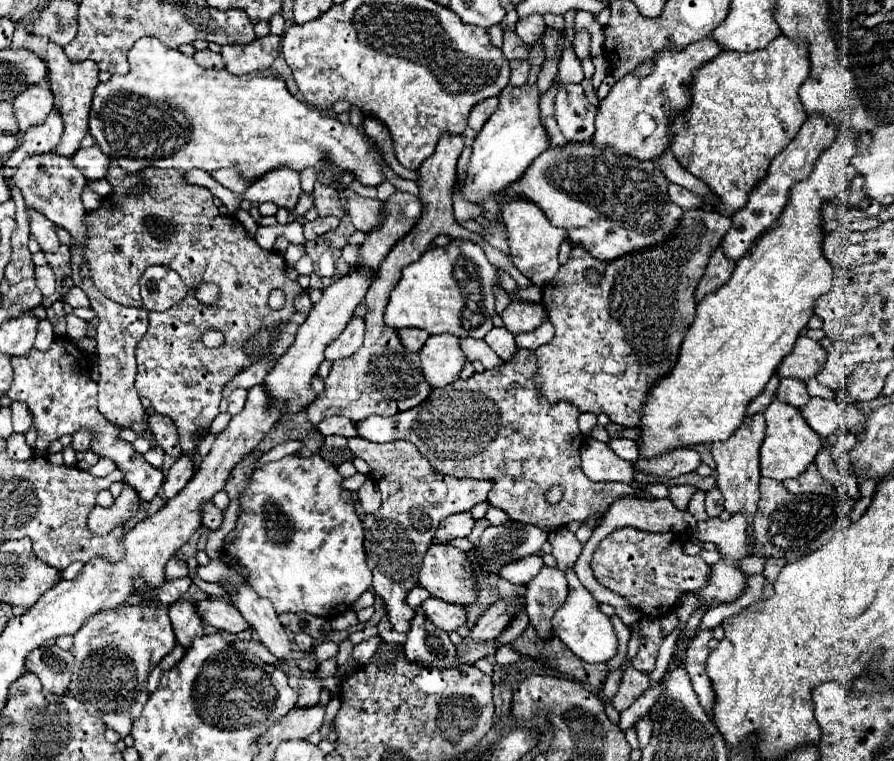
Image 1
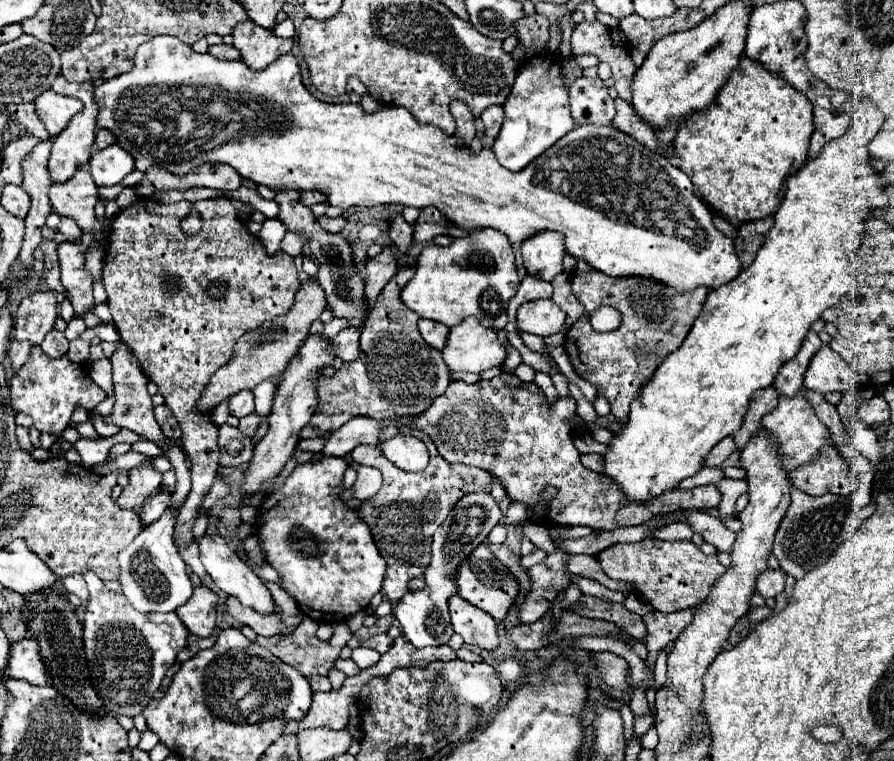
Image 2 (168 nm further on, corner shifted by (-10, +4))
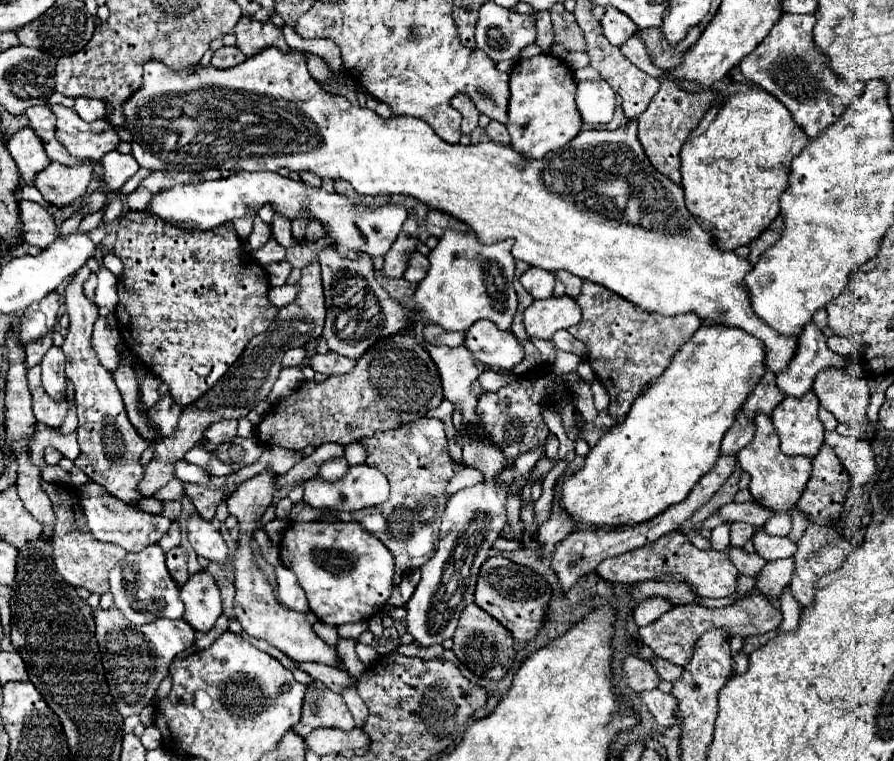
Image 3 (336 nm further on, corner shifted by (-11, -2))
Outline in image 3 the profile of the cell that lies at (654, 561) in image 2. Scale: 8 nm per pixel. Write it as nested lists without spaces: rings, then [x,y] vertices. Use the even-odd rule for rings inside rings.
[[[682,531],[666,533],[658,541],[644,545],[642,549],[632,549],[616,557],[608,557],[598,565],[598,575],[610,583],[634,583],[634,581],[654,581],[672,577],[674,581],[686,581],[694,585],[694,591],[702,597],[728,597],[736,591],[738,569],[730,561],[726,551],[702,551],[694,547]]]

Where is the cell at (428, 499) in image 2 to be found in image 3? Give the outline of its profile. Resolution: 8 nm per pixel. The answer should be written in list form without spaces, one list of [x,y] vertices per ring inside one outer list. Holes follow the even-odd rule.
[[[422,417],[398,431],[378,431],[362,441],[368,451],[366,465],[382,471],[390,483],[390,499],[378,507],[362,509],[354,513],[366,531],[378,537],[394,555],[396,573],[394,585],[400,585],[404,571],[420,569],[438,545],[438,521],[446,507],[446,483],[462,469],[452,463],[446,449],[444,423],[440,419]]]

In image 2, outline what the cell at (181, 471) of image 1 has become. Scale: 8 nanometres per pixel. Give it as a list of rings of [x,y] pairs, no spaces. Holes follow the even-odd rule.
[[[167,507],[167,511],[161,515],[161,519],[157,519],[157,523],[143,527],[143,531],[133,539],[133,543],[119,553],[119,583],[125,597],[137,611],[175,611],[193,595],[193,583],[187,575],[187,565],[181,559],[173,541],[177,513],[179,507]]]

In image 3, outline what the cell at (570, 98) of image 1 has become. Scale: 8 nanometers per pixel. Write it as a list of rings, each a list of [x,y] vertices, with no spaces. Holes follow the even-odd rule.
[[[582,81],[576,91],[578,111],[588,125],[608,123],[614,115],[614,89],[604,81]]]

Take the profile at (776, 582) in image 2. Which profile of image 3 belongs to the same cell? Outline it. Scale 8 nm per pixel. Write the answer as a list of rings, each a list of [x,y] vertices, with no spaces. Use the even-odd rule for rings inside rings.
[[[776,559],[770,561],[762,573],[756,577],[756,587],[768,597],[780,597],[782,589],[788,585],[790,575],[794,571],[794,559]]]

